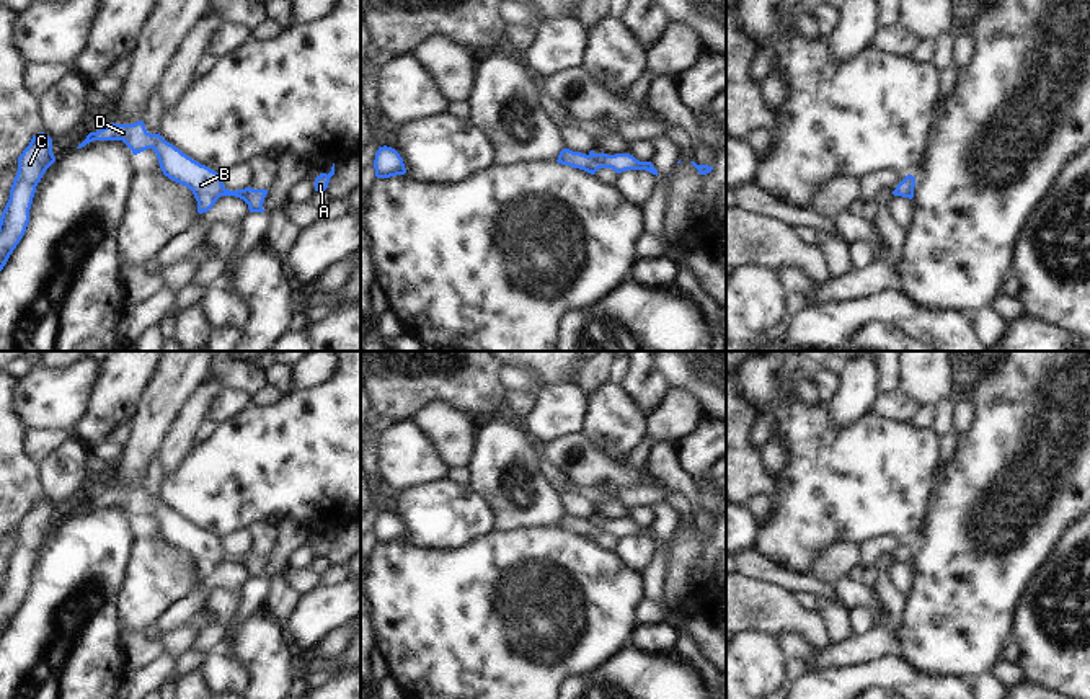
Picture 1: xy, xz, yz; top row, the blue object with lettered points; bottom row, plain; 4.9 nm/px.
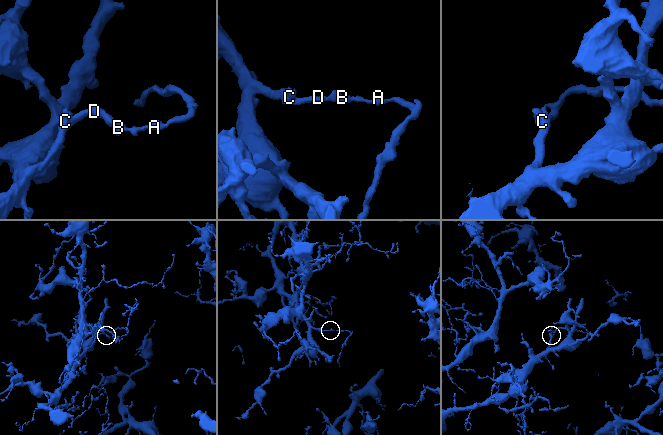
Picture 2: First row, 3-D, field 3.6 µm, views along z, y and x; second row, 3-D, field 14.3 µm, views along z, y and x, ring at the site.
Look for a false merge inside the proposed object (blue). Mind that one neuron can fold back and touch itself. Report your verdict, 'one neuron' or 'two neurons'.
one neuron

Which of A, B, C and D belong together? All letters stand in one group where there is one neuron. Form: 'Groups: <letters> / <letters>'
Groups: A B C D.

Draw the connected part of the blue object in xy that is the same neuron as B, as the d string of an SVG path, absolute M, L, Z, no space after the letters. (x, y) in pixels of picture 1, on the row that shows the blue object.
M144 121L134 124L111 122L96 132L90 132L77 149L93 140L122 140L134 155L152 149L157 154L163 175L193 191L199 214L212 209L220 196L240 198L248 204L250 212L264 212L263 203L268 189L253 189L250 186L237 191L227 189L217 171L183 154L173 144L166 142L160 132L150 134Z

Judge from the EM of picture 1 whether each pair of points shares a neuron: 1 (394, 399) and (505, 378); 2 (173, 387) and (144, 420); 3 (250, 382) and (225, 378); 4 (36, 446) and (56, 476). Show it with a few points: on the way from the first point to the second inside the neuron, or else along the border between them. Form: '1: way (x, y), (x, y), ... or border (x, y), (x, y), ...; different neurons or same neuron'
1: border (498, 368), (498, 382), (508, 392); different neurons
2: way (165, 396), (152, 412); same neuron
3: way (243, 378), (232, 378); same neuron
4: border (72, 436), (38, 464); different neurons

